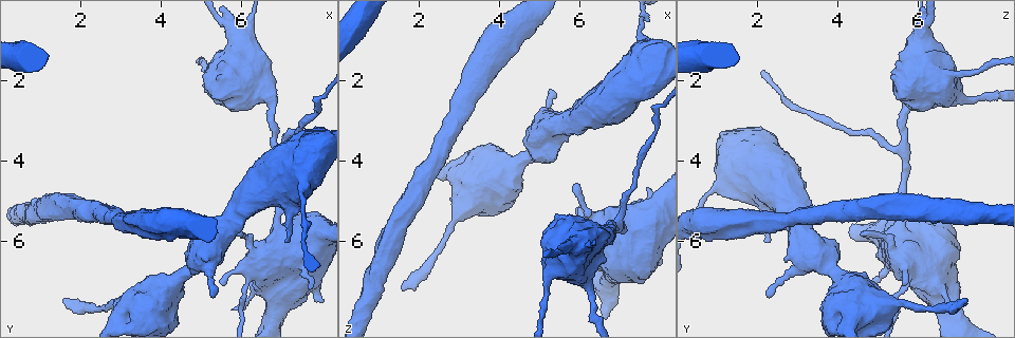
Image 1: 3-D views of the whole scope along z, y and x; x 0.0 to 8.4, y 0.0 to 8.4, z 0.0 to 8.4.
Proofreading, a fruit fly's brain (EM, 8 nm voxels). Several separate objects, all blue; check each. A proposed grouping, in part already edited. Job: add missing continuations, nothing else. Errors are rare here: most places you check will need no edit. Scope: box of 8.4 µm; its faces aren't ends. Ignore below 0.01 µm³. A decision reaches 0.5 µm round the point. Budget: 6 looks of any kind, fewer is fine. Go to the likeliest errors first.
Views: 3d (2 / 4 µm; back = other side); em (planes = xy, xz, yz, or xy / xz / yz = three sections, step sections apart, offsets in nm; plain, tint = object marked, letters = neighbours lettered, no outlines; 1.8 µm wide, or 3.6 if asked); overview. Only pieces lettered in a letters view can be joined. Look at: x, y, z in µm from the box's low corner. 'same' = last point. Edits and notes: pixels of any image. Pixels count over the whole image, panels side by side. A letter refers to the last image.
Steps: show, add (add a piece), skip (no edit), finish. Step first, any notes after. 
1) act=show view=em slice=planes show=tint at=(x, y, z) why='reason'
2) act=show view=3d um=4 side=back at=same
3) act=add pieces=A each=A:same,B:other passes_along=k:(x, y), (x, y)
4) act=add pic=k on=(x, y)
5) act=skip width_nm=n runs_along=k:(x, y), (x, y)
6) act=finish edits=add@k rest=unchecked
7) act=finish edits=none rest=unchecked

act=show view=em slice=planes show=plain at=(1.55, 7.50, 7.25) why='free end'

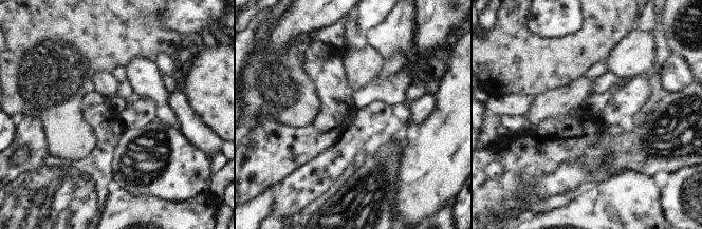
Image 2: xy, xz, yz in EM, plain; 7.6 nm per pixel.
act=show view=em slice=planes show=letters at=same

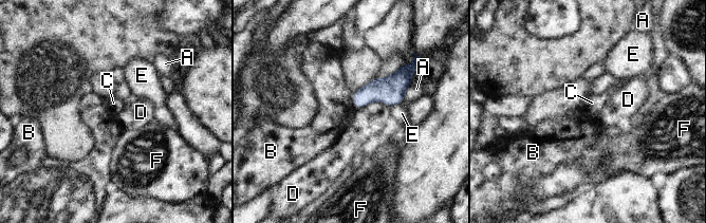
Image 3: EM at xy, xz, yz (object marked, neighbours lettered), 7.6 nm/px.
act=skip width_nm=140 each=A:other,B:other,C:other,D:other,E:other,F:other border=3:(354, 91), (353, 98), (356, 108) found='none of them fits'

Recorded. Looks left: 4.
act=show view=3d um=4 at=(7.55, 4.55, 1.05) why='closes a loop'

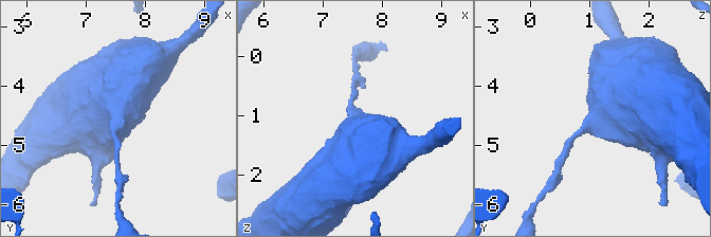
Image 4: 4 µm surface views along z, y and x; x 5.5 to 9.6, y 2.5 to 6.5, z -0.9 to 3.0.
act=show view=em slice=yz step=16 show=letters at=(7.55, 4.60, 1.10) why='shape alone is not enough'

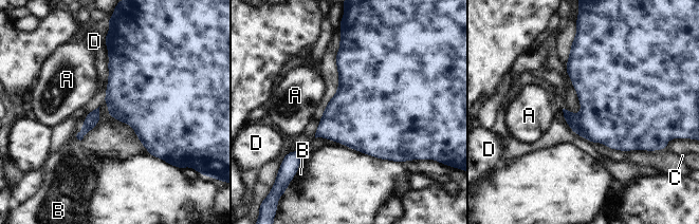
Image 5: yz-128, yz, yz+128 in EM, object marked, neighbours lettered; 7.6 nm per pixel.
act=skip longest_contact=B:320nm each=A:other,B:other,C:other,D:other found='no lettered piece goes on from it'

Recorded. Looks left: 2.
act=show view=em slice=planes show=letters at=(5.20, 7.35, 2.20) why='free end'

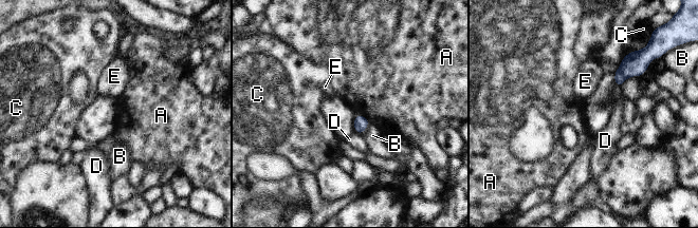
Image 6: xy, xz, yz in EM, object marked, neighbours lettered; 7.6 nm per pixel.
act=skip each=A:other,B:other,C:other,D:other,E:other border=6:(355, 114), (362, 114), (370, 121) found='none of them fits'

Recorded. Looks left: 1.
act=finish edits=none rest=unchecked

